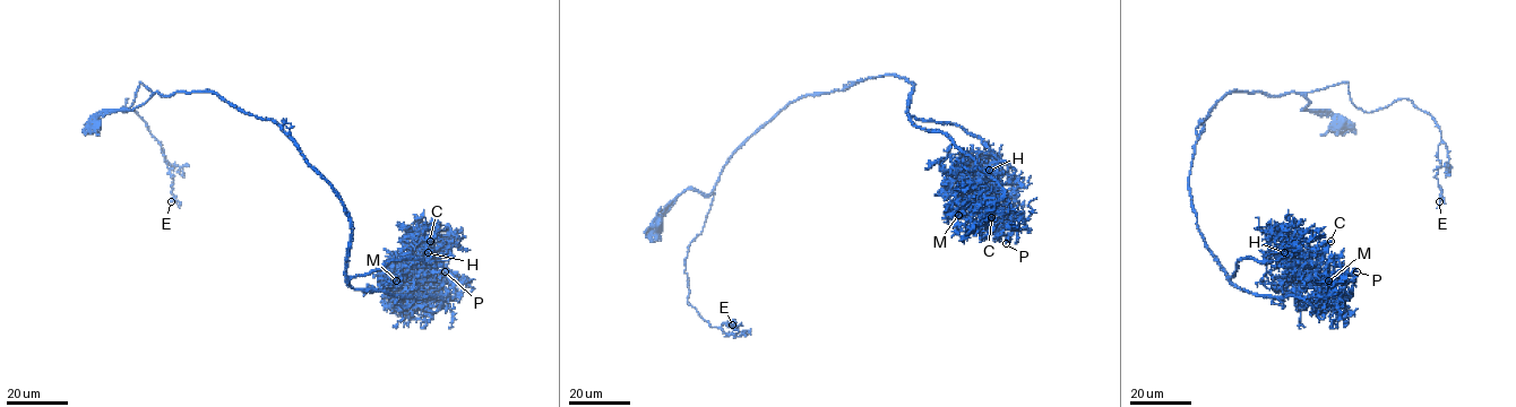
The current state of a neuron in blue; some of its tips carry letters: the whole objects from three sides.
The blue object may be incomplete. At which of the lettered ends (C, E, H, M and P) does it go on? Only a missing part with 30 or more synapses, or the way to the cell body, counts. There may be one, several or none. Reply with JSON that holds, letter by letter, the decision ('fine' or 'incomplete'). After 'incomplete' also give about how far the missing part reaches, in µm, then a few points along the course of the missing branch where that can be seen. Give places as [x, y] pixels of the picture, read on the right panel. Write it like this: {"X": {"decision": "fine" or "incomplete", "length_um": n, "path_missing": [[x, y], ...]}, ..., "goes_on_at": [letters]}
{"C": {"decision": "fine"}, "E": {"decision": "fine"}, "H": {"decision": "fine"}, "M": {"decision": "fine"}, "P": {"decision": "fine"}, "goes_on_at": []}

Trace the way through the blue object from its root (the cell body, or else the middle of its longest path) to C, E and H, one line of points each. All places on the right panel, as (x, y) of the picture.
C: (1340, 121), (1297, 93), (1228, 92), (1189, 175), (1228, 276), (1248, 258), (1308, 263), (1331, 241)
E: (1340, 121), (1303, 110), (1305, 93), (1346, 83), (1366, 112), (1401, 98), (1427, 112), (1441, 135), (1439, 201)
H: (1340, 121), (1297, 93), (1237, 91), (1204, 121), (1189, 193), (1205, 245), (1228, 276), (1284, 252)

